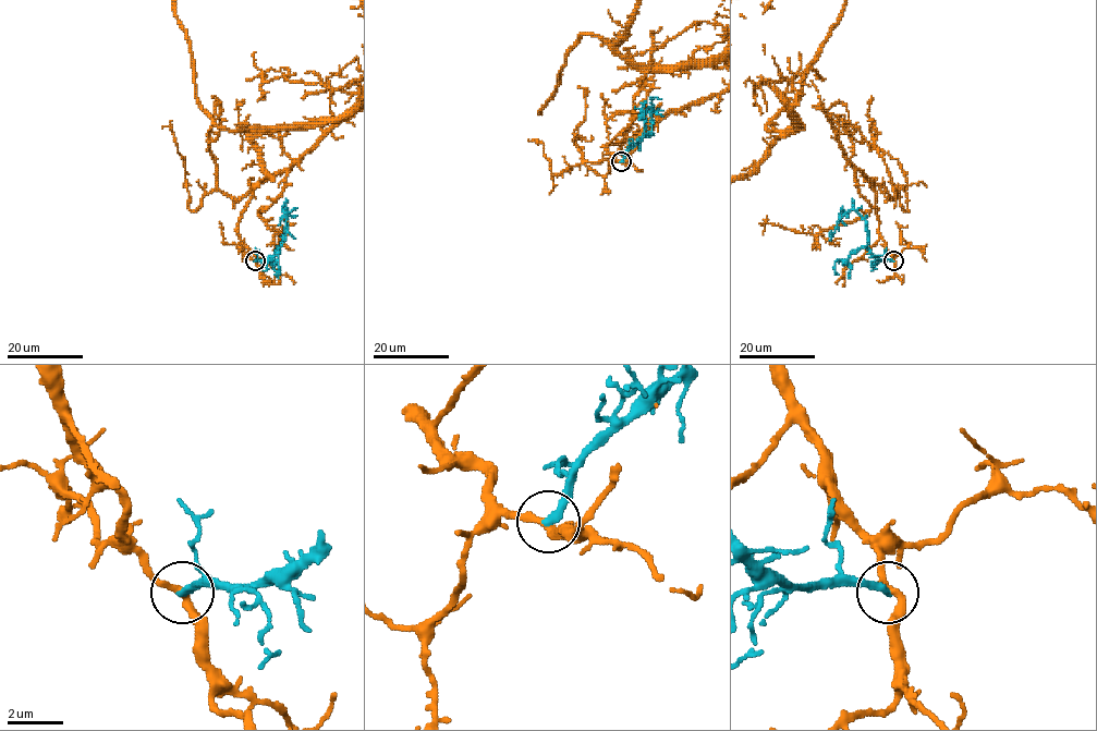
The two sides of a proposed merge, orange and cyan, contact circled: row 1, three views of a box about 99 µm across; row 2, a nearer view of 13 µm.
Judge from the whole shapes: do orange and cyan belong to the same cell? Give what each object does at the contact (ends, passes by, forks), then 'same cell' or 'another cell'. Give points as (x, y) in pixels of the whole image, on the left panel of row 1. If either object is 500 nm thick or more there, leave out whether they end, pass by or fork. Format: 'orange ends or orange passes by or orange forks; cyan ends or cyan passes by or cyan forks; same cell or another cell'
orange passes by; cyan ends; another cell

